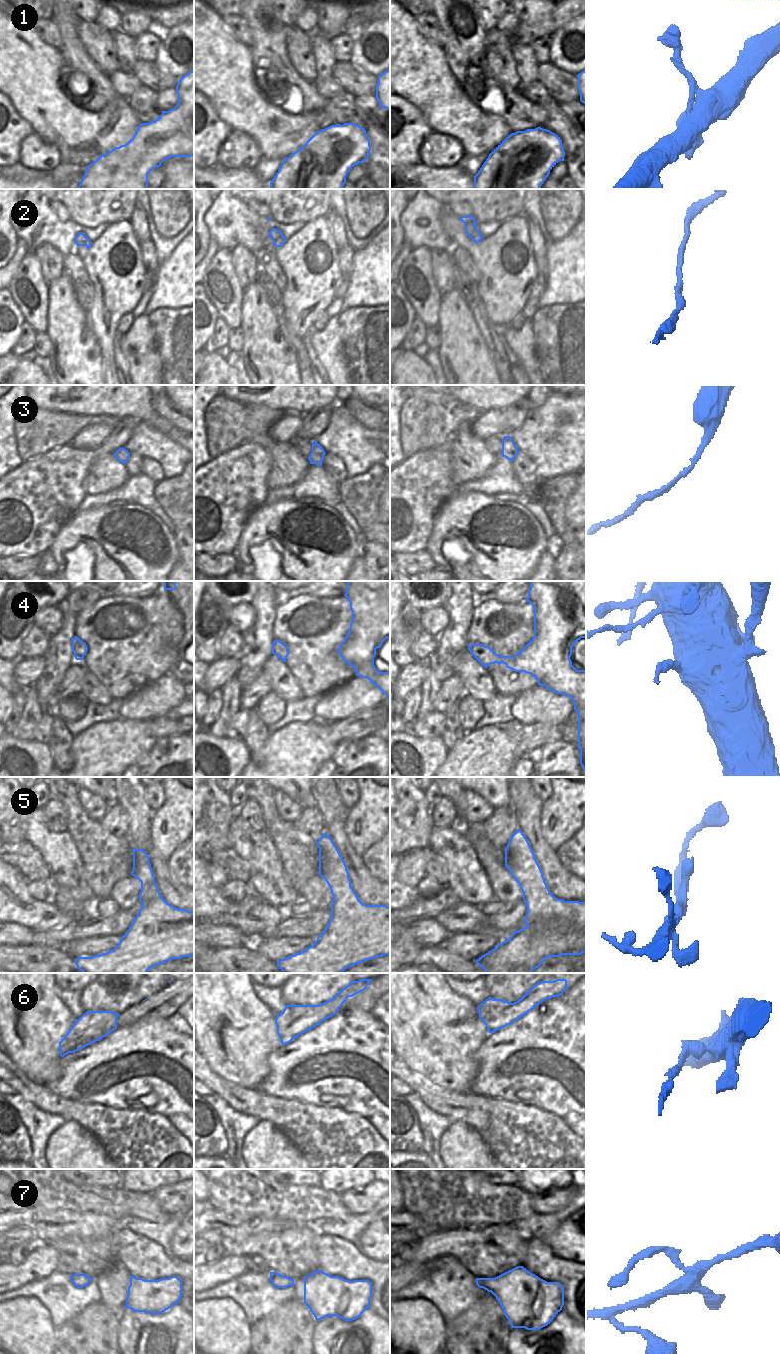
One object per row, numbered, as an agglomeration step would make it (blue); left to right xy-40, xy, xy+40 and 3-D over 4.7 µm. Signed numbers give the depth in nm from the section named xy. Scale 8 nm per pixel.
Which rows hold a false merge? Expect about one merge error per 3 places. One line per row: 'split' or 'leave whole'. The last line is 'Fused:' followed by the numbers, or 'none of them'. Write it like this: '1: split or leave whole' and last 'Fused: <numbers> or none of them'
1: leave whole
2: leave whole
3: leave whole
4: leave whole
5: leave whole
6: split
7: leave whole
Fused: 6

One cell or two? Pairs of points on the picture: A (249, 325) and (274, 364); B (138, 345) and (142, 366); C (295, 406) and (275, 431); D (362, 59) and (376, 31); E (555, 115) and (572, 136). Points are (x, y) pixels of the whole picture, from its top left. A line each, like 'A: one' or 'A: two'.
A: one
B: one
C: two
D: one
E: one

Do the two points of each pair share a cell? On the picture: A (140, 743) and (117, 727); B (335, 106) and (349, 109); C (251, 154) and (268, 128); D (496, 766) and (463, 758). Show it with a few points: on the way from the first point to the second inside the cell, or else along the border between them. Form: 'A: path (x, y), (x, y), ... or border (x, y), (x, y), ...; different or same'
A: path (134, 743), (123, 733); same
B: path (338, 108), (346, 109); same
C: border (239, 130), (246, 133), (257, 144), (264, 158); different
D: path (488, 766), (471, 766); same

